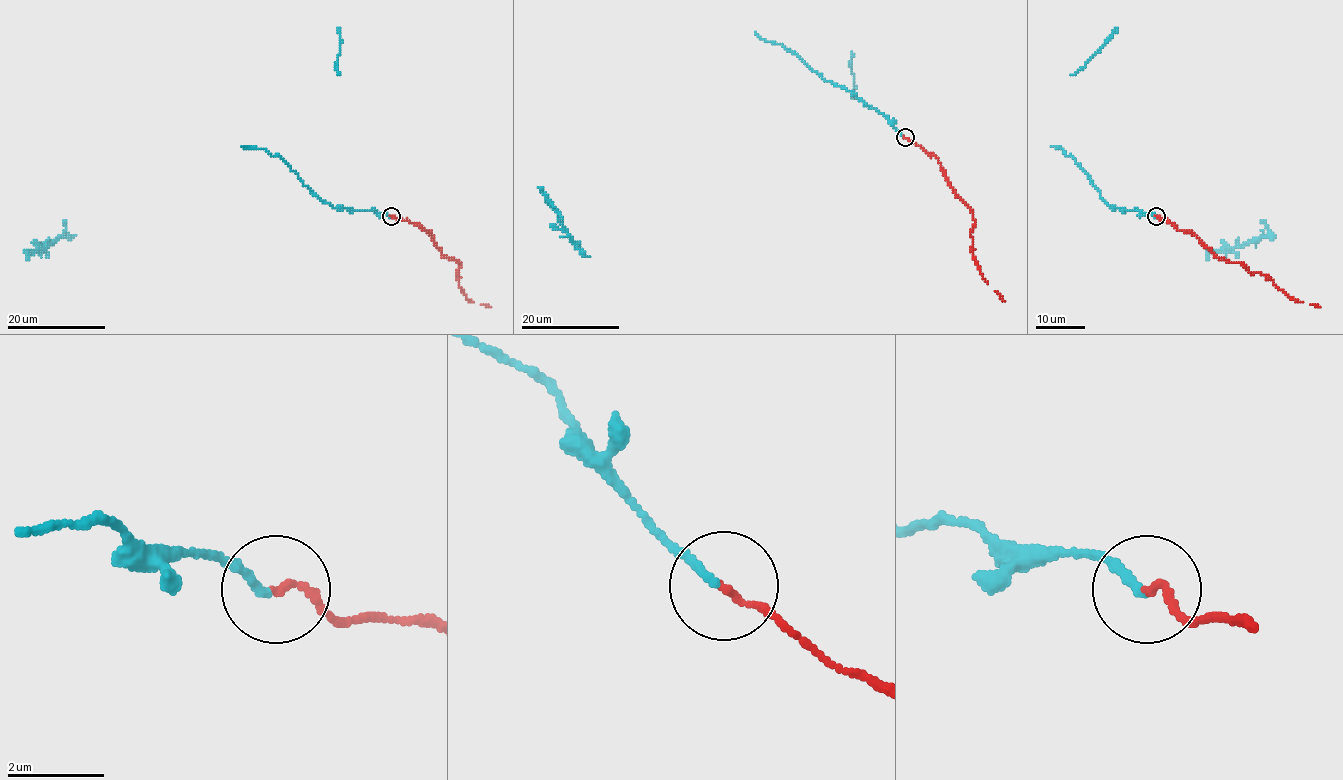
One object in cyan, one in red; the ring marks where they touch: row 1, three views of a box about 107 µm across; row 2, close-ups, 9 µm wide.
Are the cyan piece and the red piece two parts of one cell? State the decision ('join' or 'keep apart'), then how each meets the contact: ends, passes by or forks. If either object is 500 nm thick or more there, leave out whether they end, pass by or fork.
join; cyan ends; red ends

